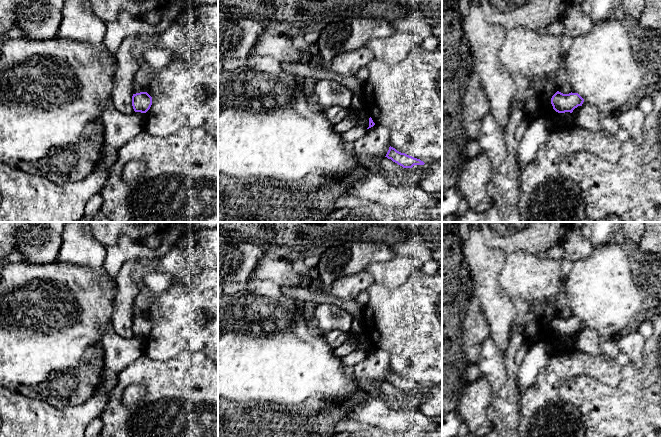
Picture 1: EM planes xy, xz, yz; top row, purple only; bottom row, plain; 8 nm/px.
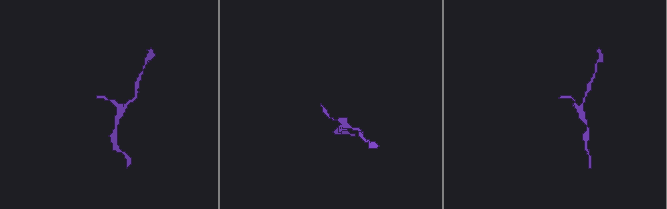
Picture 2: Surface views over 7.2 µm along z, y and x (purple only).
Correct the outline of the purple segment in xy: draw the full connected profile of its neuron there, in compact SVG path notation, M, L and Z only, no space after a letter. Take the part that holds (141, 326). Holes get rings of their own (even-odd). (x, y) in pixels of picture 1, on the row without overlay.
M147 316L133 318L132 330L135 336L146 337L152 329L152 321Z

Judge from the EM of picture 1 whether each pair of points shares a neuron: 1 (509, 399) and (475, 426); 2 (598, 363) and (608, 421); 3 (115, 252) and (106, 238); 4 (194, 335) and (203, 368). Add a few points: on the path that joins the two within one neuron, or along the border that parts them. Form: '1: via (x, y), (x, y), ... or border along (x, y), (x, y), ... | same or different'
1: border along (492, 424), (493, 426) | different
2: border along (622, 371), (615, 386), (578, 376) | different
3: border along (133, 239), (122, 234), (115, 243), (105, 246) | different
4: border along (176, 355), (184, 351), (200, 351), (207, 357) | different

